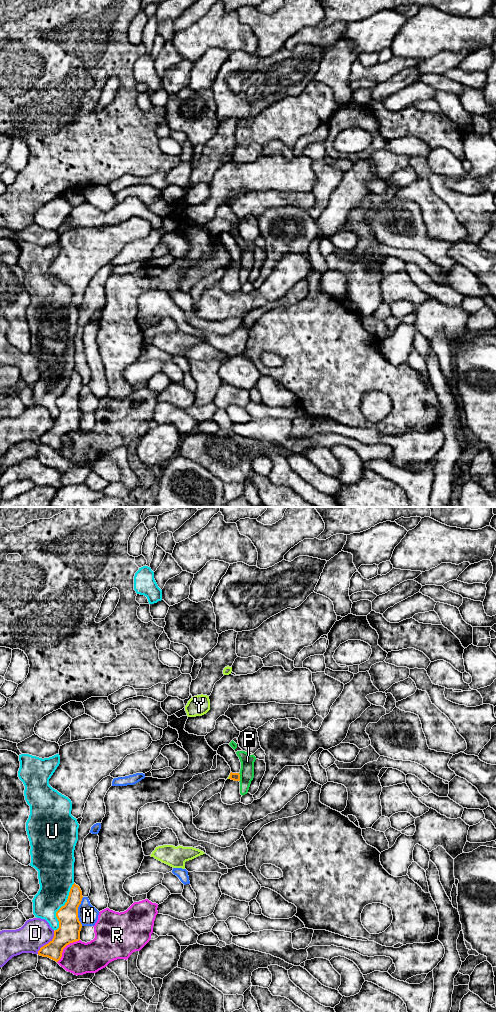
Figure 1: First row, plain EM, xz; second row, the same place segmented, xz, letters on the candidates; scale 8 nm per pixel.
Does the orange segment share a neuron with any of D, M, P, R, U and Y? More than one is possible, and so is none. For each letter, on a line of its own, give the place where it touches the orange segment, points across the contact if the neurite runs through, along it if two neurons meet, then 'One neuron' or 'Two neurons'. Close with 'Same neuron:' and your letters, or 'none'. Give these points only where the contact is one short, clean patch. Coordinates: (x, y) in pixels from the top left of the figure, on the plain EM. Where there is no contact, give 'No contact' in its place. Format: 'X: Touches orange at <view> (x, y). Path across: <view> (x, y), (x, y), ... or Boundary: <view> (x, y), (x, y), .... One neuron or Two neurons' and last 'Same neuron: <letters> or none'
D: Touches orange at xz (48, 431). Two neurons
M: Touches orange at xz (77, 399). Two neurons
P: Touches orange at xz (239, 265). Two neurons
R: Touches orange at xz (64, 435). Two neurons
U: Touches orange at xz (61, 395). Two neurons
Y: Touches orange at xz (229, 265). Boundary: xz (230, 263), (228, 266). Two neurons
Same neuron: none

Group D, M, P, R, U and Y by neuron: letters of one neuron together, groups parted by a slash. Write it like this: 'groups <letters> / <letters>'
groups D / M / P / R / U / Y

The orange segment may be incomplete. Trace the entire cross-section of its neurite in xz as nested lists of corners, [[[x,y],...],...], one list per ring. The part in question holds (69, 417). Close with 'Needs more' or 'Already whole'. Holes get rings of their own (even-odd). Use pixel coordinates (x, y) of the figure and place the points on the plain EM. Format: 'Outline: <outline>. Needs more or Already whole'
Outline: [[[74,371],[67,390],[56,400],[59,416],[54,419],[53,427],[40,436],[38,443],[58,450],[62,445],[63,437],[70,431],[80,428],[82,412],[78,406],[78,395],[82,386],[80,375]]]. Already whole

